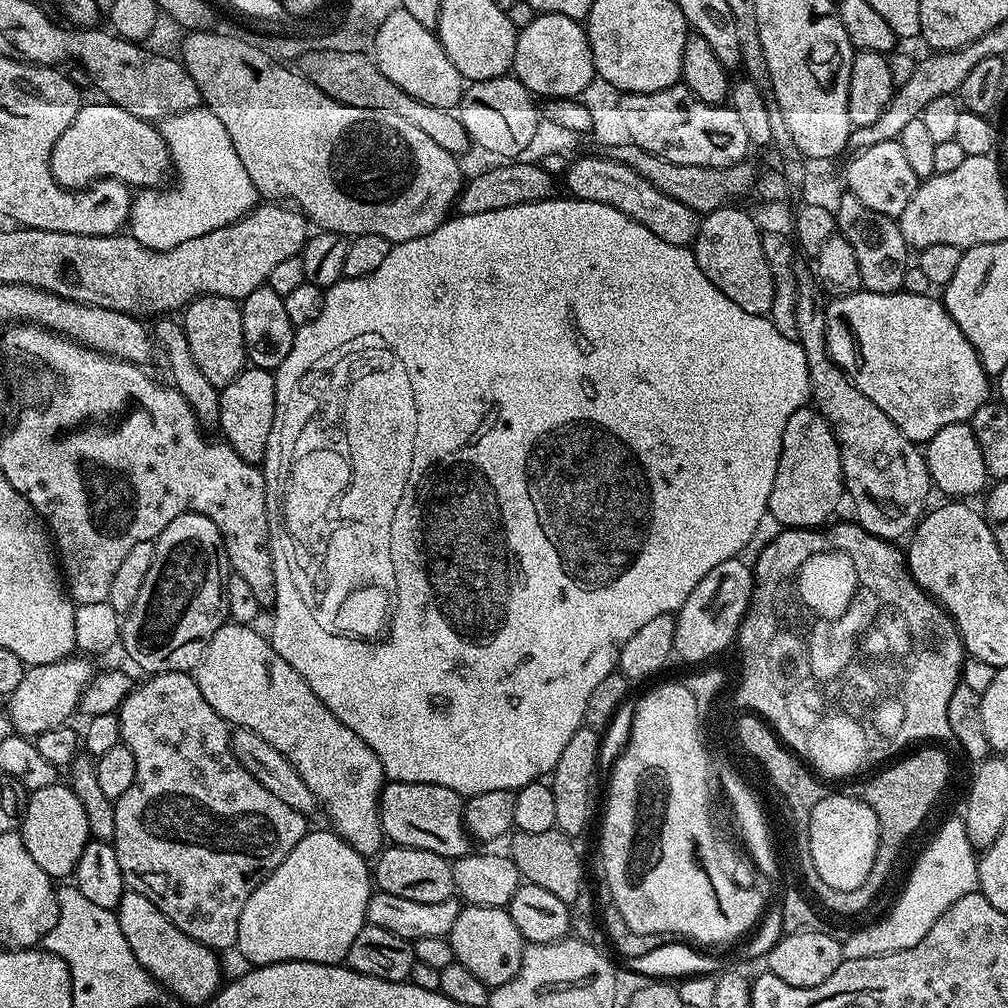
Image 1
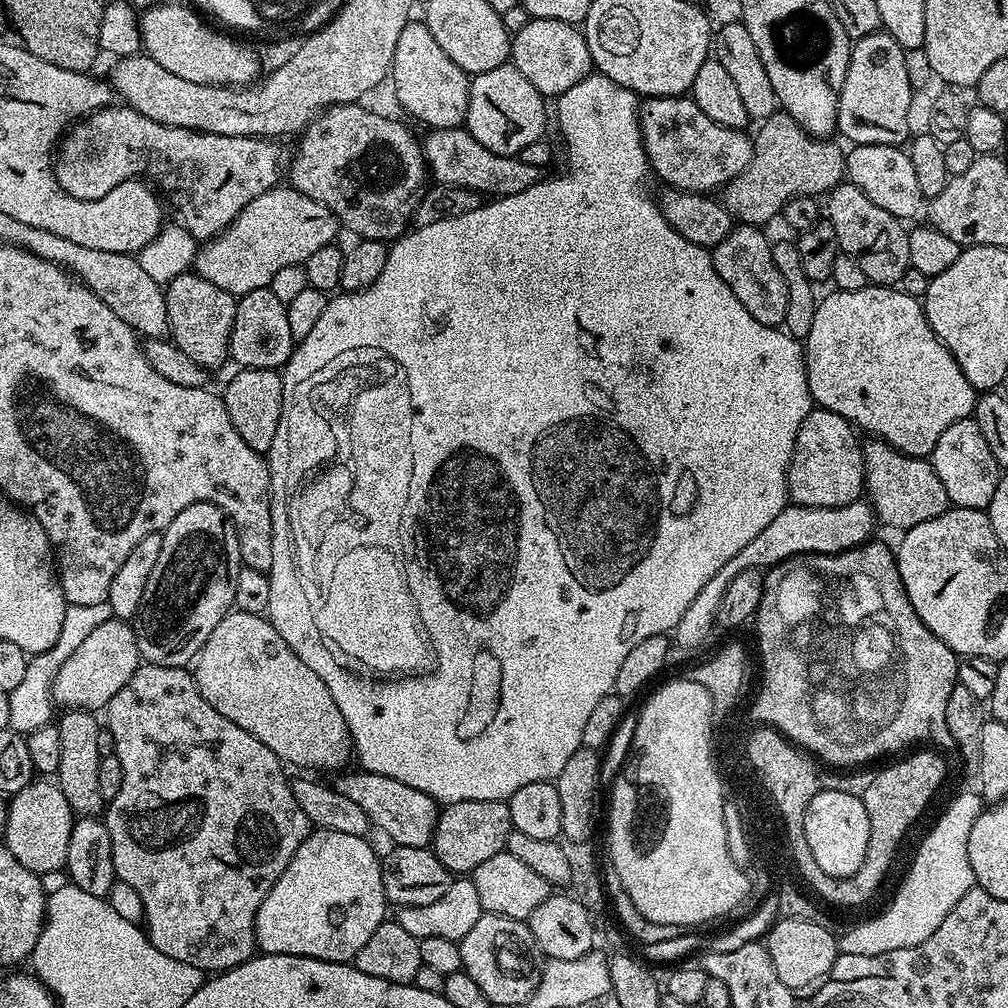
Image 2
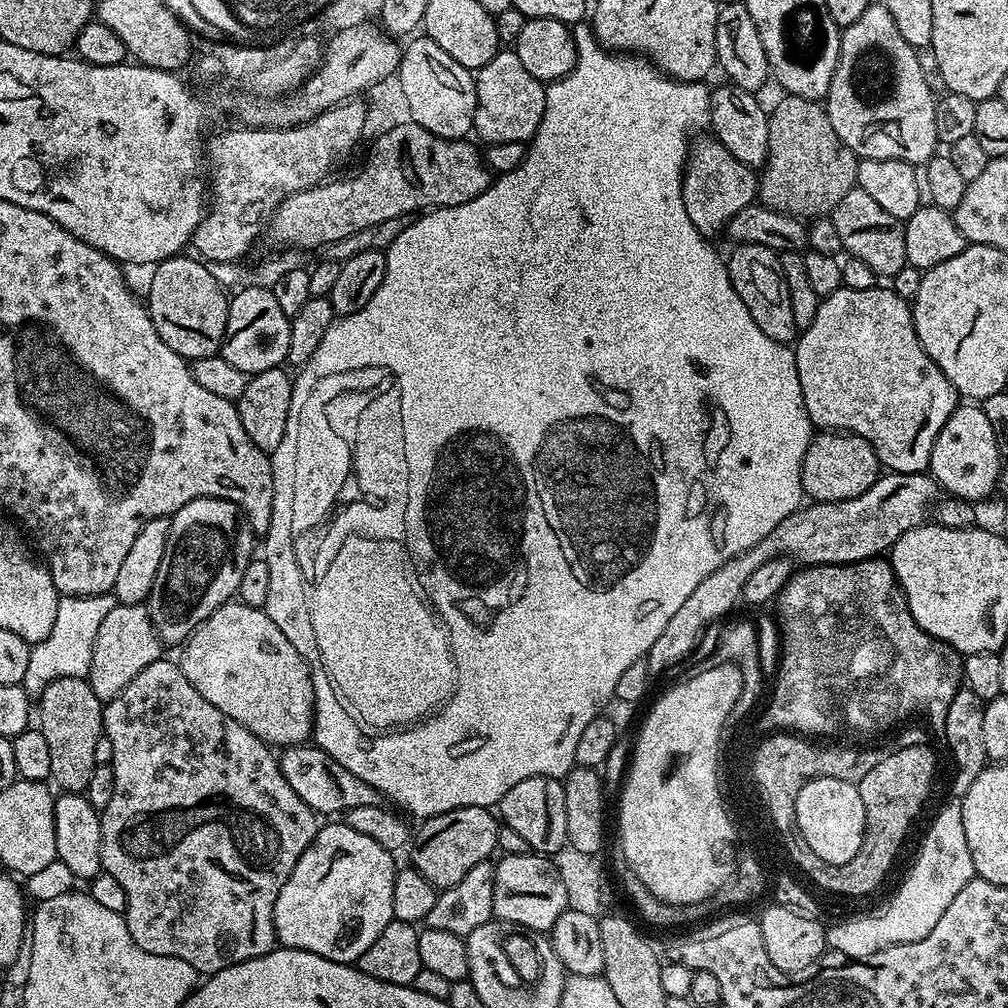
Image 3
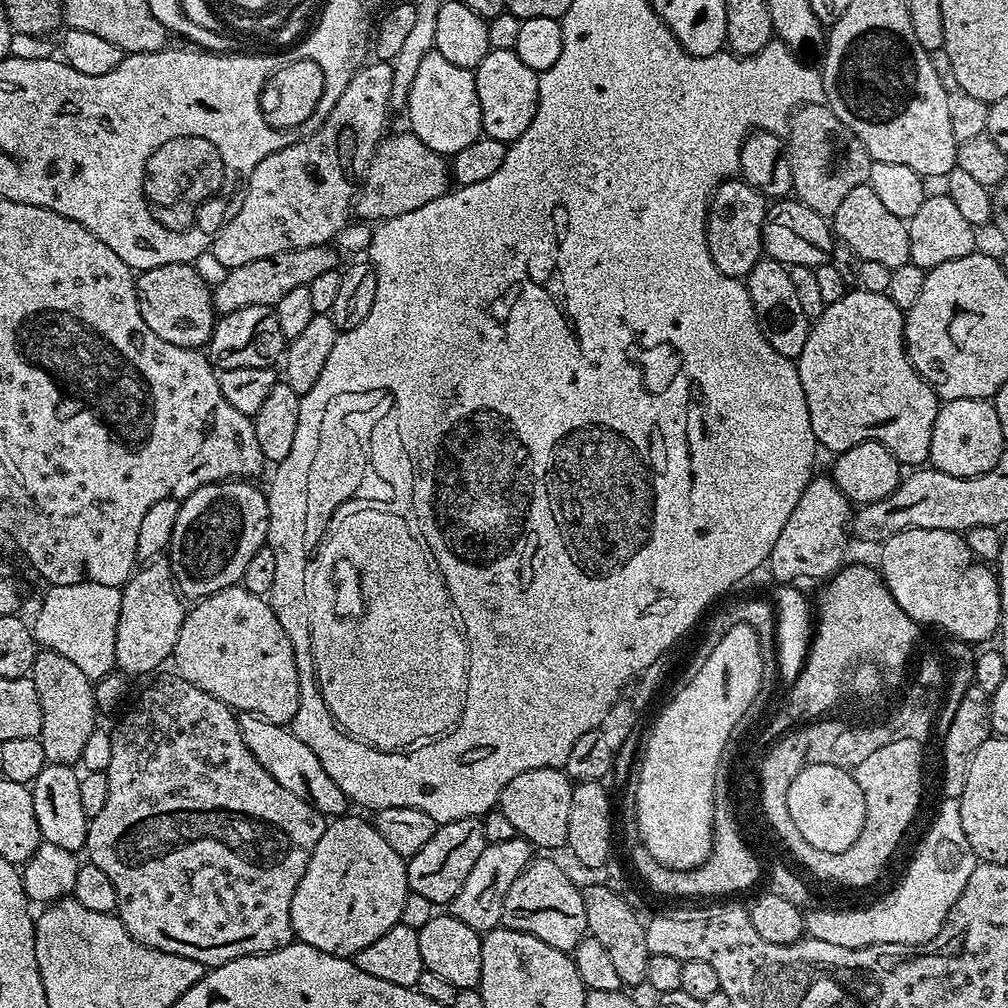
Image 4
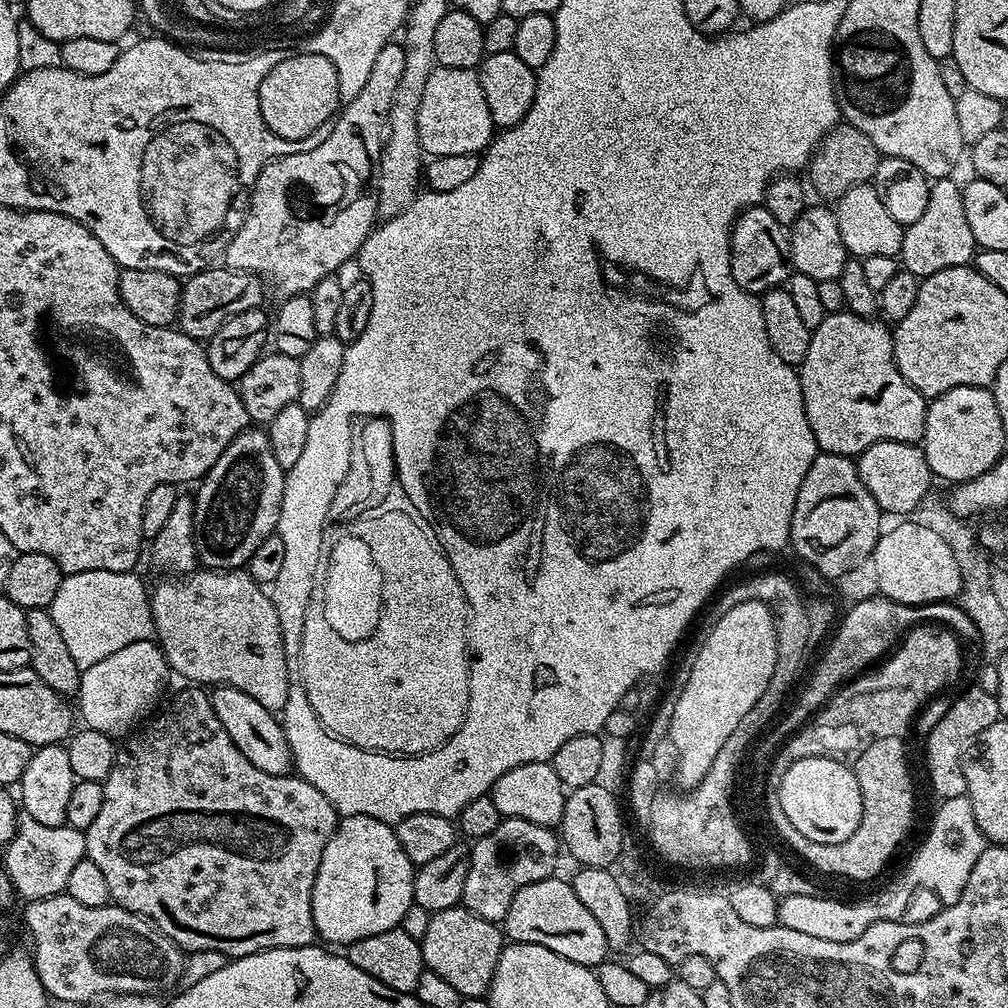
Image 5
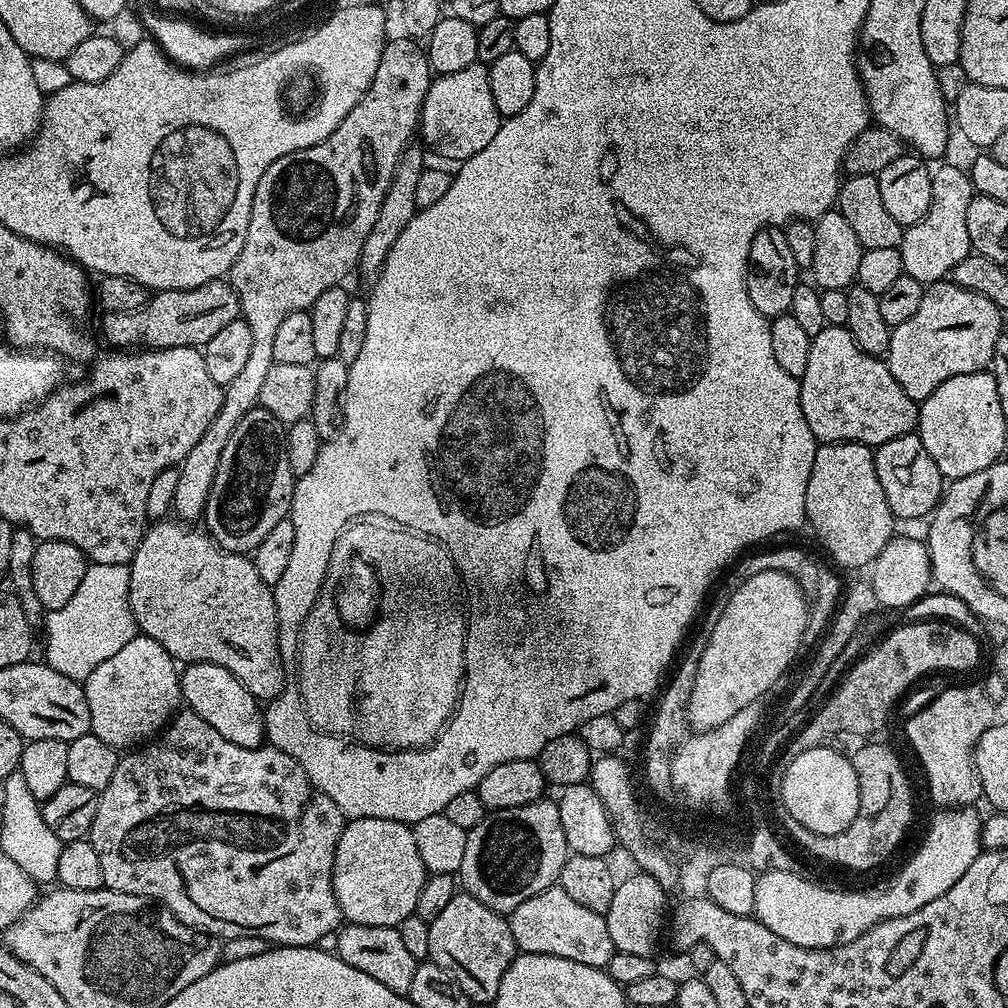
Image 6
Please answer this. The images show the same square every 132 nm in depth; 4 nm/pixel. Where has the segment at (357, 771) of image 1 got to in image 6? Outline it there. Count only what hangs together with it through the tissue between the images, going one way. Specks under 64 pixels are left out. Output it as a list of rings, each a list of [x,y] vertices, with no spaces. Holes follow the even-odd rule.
[[[169,522],[153,523],[151,527],[145,531],[142,542],[138,546],[138,550],[134,554],[130,565],[128,601],[130,602],[130,610],[136,619],[137,629],[139,629],[143,635],[154,638],[154,642],[158,642],[158,646],[165,648],[167,652],[171,654],[173,660],[183,662],[185,665],[197,664],[198,662],[210,662],[218,666],[226,666],[226,670],[230,670],[230,674],[234,674],[234,678],[238,678],[238,682],[242,682],[242,686],[246,686],[246,690],[250,690],[250,694],[254,694],[257,700],[261,702],[272,700],[278,693],[285,689],[285,663],[284,659],[280,657],[278,618],[274,610],[274,594],[272,593],[271,587],[266,582],[262,582],[262,578],[258,578],[258,570],[254,570],[252,561],[247,555],[239,552],[227,552],[226,549],[220,548],[213,542],[207,531],[201,530],[199,527],[196,529],[196,526],[193,526],[191,523],[168,523]]]

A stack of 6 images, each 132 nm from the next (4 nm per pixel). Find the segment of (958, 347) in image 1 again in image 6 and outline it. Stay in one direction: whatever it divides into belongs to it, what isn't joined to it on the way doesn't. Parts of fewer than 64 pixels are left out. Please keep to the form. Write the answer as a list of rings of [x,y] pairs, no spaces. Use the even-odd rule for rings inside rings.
[[[826,326],[812,337],[810,359],[806,361],[806,374],[799,377],[802,414],[815,434],[817,441],[841,444],[843,440],[869,446],[879,446],[899,436],[915,433],[918,428],[918,404],[894,382],[887,363],[883,359],[866,354],[854,342],[847,327]]]

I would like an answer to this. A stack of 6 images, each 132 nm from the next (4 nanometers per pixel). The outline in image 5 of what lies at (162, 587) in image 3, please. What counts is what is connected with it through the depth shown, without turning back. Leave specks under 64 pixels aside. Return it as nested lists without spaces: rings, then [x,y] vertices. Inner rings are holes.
[[[252,426],[247,430],[238,434],[238,438],[234,438],[234,442],[230,442],[230,446],[226,446],[226,450],[222,450],[222,458],[218,458],[218,462],[214,462],[214,466],[204,475],[203,480],[199,481],[197,492],[194,492],[196,505],[194,506],[194,542],[196,543],[197,561],[205,569],[208,570],[240,570],[245,567],[250,558],[250,554],[254,554],[254,550],[258,550],[258,546],[262,546],[262,542],[266,542],[266,538],[270,538],[276,531],[276,523],[280,517],[280,507],[282,506],[282,494],[284,493],[284,473],[285,468],[278,466],[278,462],[274,458],[274,450],[270,450],[270,438],[267,431],[261,430],[259,427]]]

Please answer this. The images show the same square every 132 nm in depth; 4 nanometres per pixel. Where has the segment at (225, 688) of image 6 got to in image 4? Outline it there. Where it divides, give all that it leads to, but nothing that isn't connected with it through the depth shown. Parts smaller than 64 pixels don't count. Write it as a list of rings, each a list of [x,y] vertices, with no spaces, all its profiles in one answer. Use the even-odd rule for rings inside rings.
[[[244,714],[239,717],[239,722],[242,742],[246,742],[250,754],[258,758],[262,770],[266,770],[266,774],[270,774],[270,778],[274,778],[274,782],[278,782],[282,790],[298,794],[302,802],[314,806],[326,818],[342,816],[349,811],[348,796],[342,794],[342,790],[338,790],[338,782],[334,782],[334,778],[330,778],[326,770],[322,770],[322,762],[318,762],[314,750],[310,750],[310,746],[306,746],[302,738],[295,736],[285,725],[271,724],[258,716]]]

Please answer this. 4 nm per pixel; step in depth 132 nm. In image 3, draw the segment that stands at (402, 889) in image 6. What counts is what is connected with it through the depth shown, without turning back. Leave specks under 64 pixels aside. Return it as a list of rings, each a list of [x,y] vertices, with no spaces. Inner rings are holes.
[[[337,822],[319,829],[310,846],[298,858],[286,886],[274,902],[274,930],[276,939],[285,948],[306,950],[322,958],[330,958],[339,964],[352,964],[386,930],[394,914],[394,878],[398,871],[393,853],[388,852],[374,838],[358,834],[349,824]]]

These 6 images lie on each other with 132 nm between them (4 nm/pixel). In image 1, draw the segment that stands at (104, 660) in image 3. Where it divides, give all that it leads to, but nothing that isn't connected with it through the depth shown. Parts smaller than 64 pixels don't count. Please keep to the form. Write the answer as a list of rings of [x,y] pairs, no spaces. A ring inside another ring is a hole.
[[[76,659],[60,660],[57,664],[33,664],[25,671],[18,690],[14,690],[10,697],[10,719],[13,729],[19,735],[35,738],[42,734],[42,730],[54,730],[69,723],[73,719],[72,715],[77,715],[82,694],[92,681],[94,667],[88,661],[91,659]]]

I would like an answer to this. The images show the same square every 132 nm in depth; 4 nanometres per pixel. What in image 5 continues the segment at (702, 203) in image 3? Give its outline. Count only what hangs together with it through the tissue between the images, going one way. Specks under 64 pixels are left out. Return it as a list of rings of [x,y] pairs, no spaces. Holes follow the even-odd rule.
[[[763,206],[745,208],[732,223],[730,270],[734,274],[734,282],[738,282],[742,290],[753,294],[763,294],[769,288],[781,287],[790,275],[789,239],[785,225],[780,224],[770,210]]]

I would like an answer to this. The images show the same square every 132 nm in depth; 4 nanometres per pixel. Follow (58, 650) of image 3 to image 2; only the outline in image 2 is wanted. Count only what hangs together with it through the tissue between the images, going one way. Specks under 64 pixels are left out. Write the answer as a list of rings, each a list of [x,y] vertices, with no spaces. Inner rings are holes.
[[[106,602],[94,606],[68,605],[66,618],[62,618],[62,631],[58,634],[58,642],[54,642],[54,646],[50,646],[50,650],[35,653],[29,659],[26,674],[22,677],[21,684],[14,686],[14,690],[8,693],[8,701],[10,702],[9,728],[21,734],[27,734],[33,732],[35,728],[41,728],[43,724],[49,723],[53,719],[52,683],[58,670],[62,670],[62,664],[66,662],[66,658],[70,658],[70,654],[74,654],[74,650],[78,650],[78,646],[82,646],[82,642],[86,642],[87,636],[93,630],[98,630],[98,626],[102,626],[102,622],[111,619],[113,619],[112,611]]]

